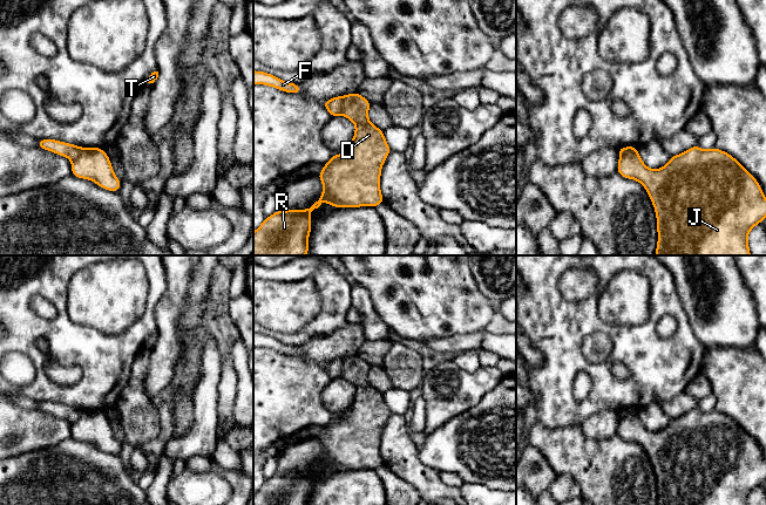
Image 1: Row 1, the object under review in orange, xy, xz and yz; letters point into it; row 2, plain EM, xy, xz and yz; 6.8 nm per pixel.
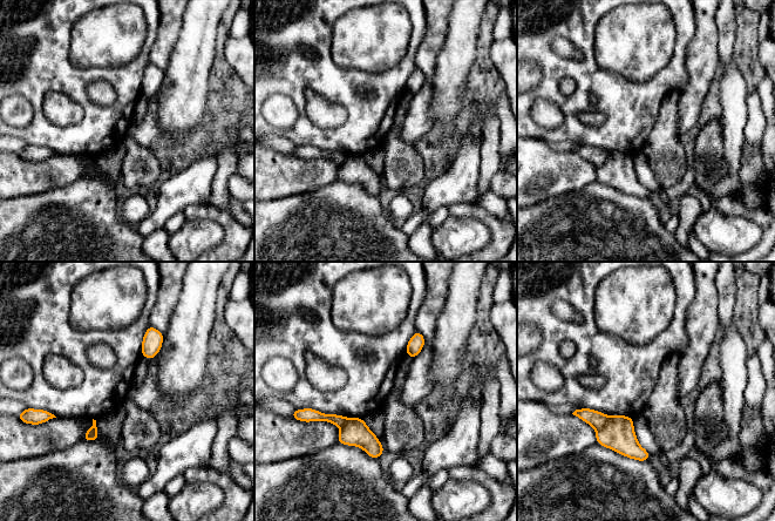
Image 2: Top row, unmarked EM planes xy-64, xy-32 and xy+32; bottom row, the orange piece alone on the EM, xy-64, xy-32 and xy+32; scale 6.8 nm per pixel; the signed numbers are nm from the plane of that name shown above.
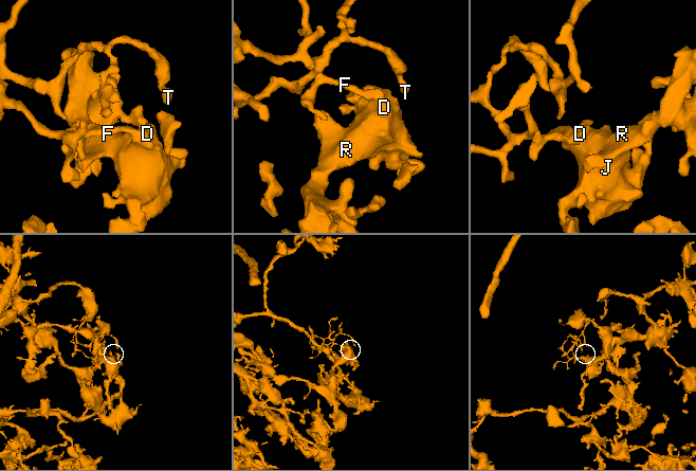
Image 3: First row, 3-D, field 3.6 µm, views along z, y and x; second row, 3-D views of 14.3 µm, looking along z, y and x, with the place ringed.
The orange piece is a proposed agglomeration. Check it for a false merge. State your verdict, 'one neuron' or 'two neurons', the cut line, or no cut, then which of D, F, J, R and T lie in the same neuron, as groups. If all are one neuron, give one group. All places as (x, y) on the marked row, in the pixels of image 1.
two neurons | xz (343, 97), (339, 114) | D J R / F T

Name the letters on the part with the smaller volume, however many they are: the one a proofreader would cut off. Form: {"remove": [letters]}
{"remove": ["F", "T"]}

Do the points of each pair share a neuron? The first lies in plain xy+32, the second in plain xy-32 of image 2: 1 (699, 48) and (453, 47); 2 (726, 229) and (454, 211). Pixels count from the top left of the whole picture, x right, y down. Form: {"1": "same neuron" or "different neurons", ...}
{"1": "different neurons", "2": "different neurons"}

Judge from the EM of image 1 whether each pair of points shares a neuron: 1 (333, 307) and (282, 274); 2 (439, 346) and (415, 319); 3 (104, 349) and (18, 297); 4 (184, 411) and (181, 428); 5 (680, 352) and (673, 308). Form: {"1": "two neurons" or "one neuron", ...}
{"1": "one neuron", "2": "two neurons", "3": "one neuron", "4": "one neuron", "5": "one neuron"}

